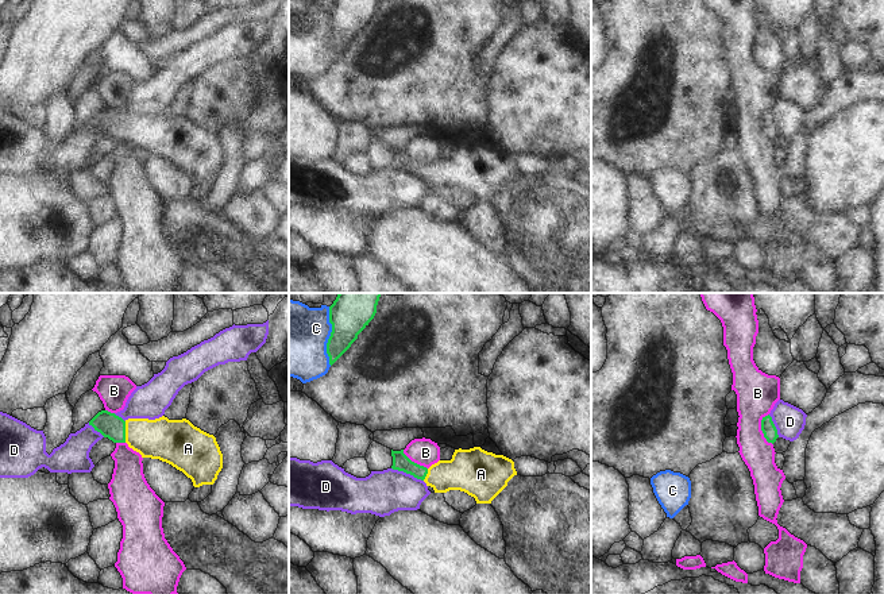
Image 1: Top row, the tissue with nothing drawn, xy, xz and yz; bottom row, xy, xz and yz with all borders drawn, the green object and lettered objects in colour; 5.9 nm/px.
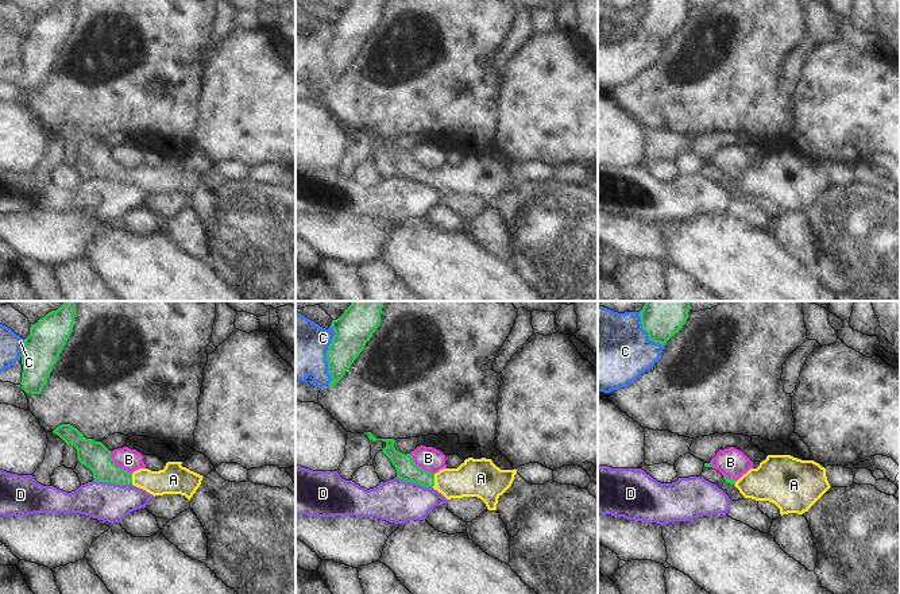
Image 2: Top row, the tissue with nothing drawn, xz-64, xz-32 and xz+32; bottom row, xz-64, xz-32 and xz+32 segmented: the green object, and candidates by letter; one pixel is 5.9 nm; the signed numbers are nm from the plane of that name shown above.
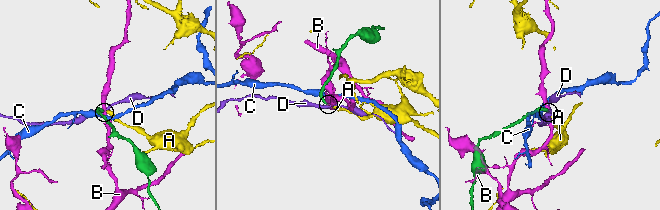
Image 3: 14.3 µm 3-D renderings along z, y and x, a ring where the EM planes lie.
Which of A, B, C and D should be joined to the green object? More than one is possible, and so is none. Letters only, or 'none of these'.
A

